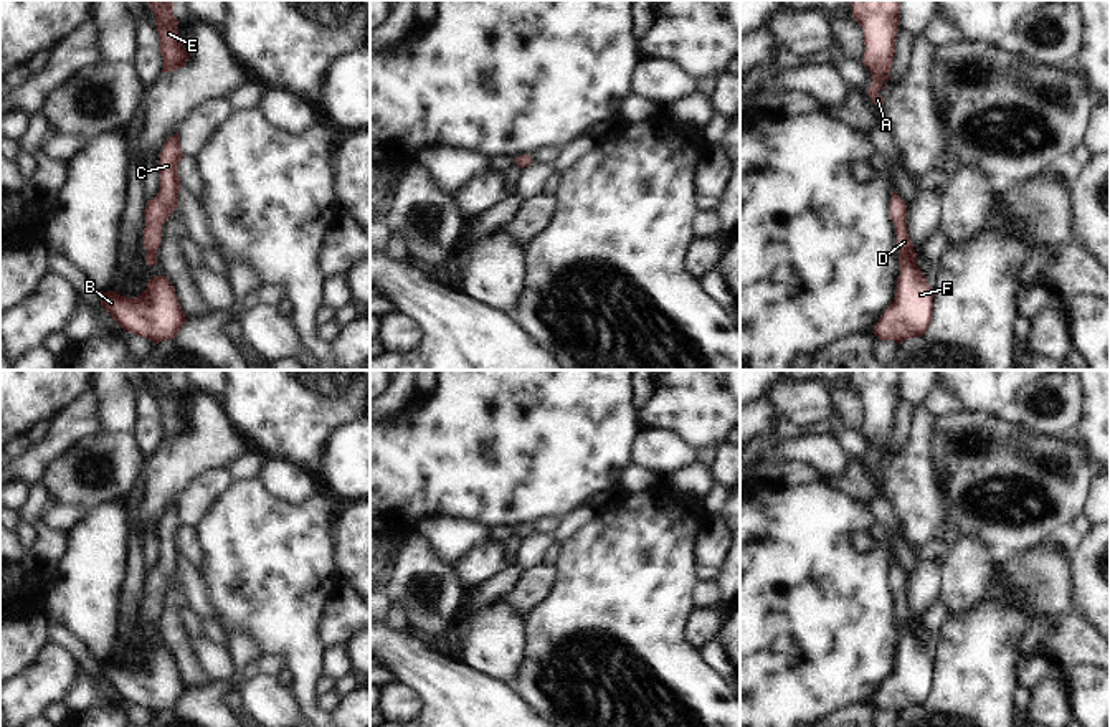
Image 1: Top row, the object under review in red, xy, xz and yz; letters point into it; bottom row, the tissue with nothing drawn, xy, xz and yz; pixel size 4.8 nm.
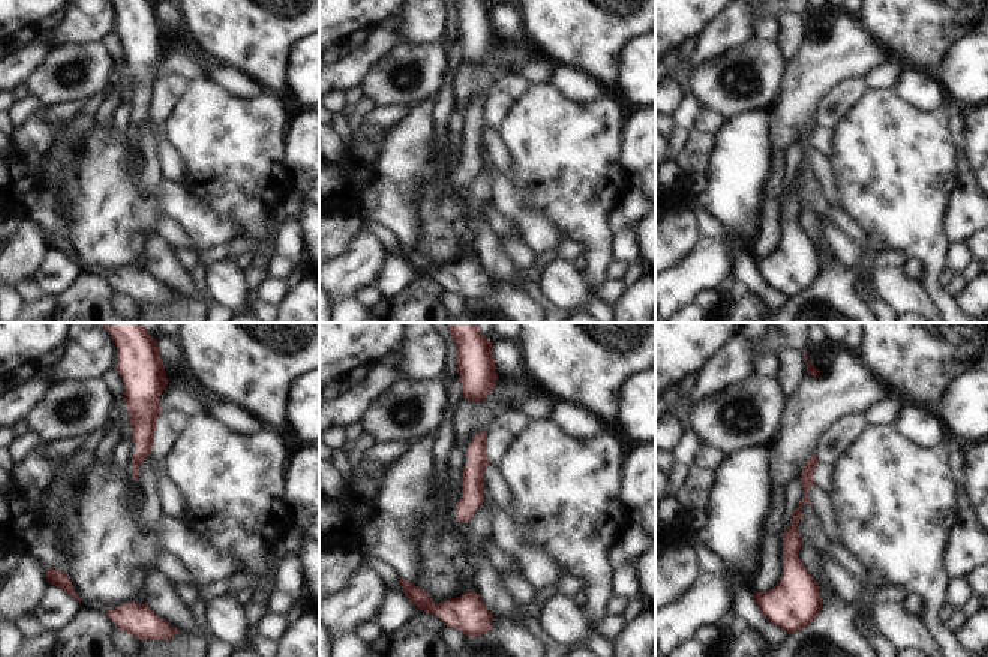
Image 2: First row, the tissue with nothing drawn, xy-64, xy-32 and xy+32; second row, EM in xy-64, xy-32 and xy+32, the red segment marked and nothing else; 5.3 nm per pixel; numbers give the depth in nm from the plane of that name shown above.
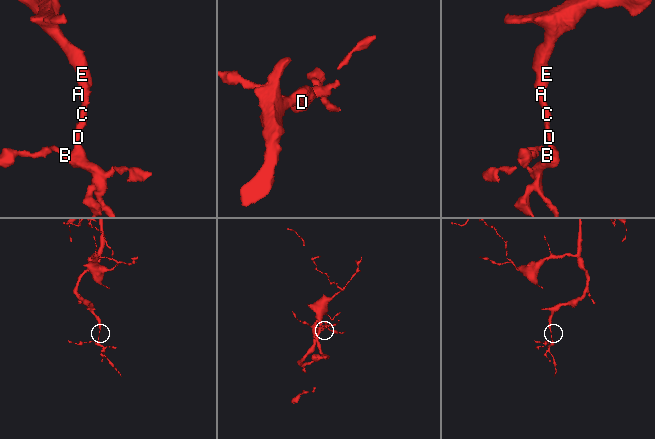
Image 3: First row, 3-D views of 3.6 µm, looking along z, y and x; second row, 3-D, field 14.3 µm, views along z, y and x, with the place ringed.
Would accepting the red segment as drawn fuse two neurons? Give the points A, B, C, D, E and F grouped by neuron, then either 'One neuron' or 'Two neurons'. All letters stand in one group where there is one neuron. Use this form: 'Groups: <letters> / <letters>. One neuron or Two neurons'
Groups: A B C D E F. One neuron.

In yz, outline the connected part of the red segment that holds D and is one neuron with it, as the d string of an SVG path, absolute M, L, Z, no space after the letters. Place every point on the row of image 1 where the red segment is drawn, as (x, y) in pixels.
M894 190L890 218L895 225L900 276L892 304L880 316L874 334L879 340L902 344L927 334L932 316L935 289L917 266L917 253L907 230L907 205Z

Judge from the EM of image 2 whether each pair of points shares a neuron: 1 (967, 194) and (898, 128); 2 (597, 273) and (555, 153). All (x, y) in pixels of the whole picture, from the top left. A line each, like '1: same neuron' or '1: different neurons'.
1: different neurons
2: same neuron

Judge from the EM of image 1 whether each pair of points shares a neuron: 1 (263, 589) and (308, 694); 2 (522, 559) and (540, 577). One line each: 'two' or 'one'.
1: one
2: two

